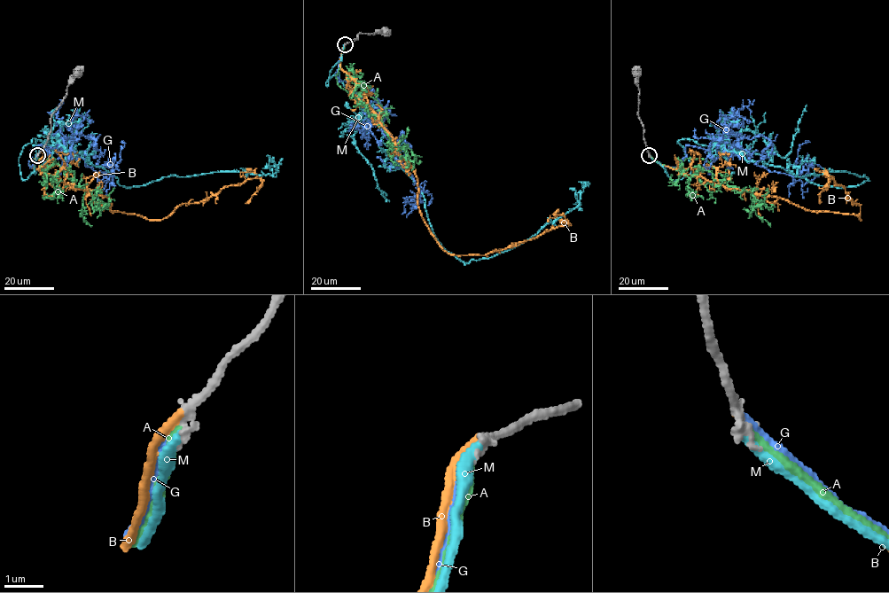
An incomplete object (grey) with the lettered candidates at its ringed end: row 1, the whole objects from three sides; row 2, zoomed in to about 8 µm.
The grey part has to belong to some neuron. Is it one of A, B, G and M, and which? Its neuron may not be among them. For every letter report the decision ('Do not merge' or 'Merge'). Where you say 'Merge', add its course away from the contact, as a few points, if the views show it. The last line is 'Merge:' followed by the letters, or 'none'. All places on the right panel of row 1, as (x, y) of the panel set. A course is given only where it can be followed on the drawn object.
A: Do not merge
B: Do not merge
G: Merge. Its course: (649, 155), (675, 167), (686, 145), (707, 151), (724, 145), (741, 159), (795, 176), (797, 151), (810, 142)
M: Do not merge
Merge: G

